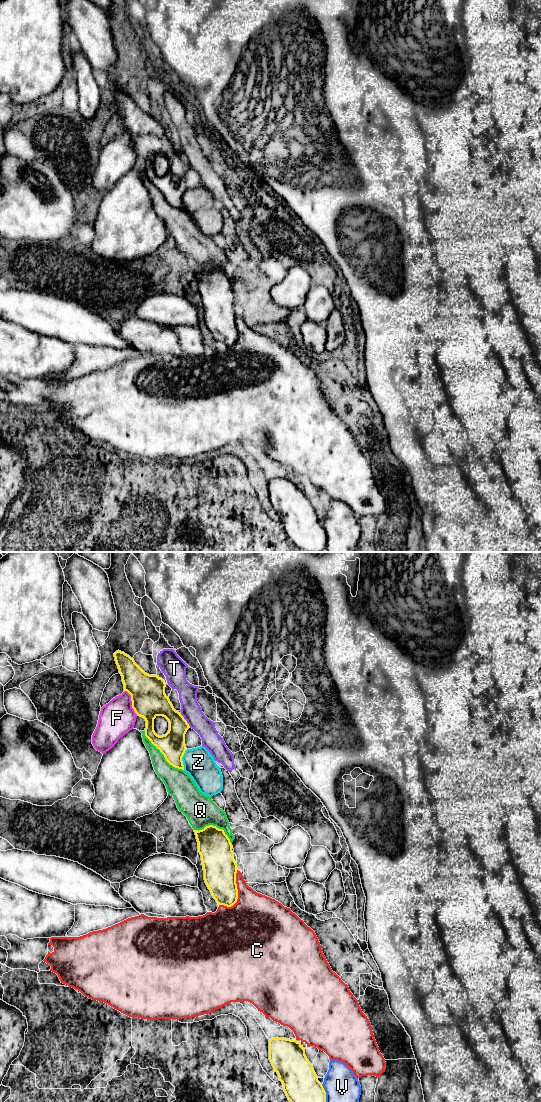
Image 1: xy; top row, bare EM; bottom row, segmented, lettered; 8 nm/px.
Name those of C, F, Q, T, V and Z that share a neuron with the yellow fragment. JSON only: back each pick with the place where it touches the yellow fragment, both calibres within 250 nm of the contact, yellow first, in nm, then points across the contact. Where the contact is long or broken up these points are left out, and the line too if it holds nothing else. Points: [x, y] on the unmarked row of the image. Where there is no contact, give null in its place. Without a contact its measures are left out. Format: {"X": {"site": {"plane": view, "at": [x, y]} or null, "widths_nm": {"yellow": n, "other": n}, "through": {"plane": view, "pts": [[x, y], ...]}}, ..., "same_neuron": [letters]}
{"same_neuron": []}

